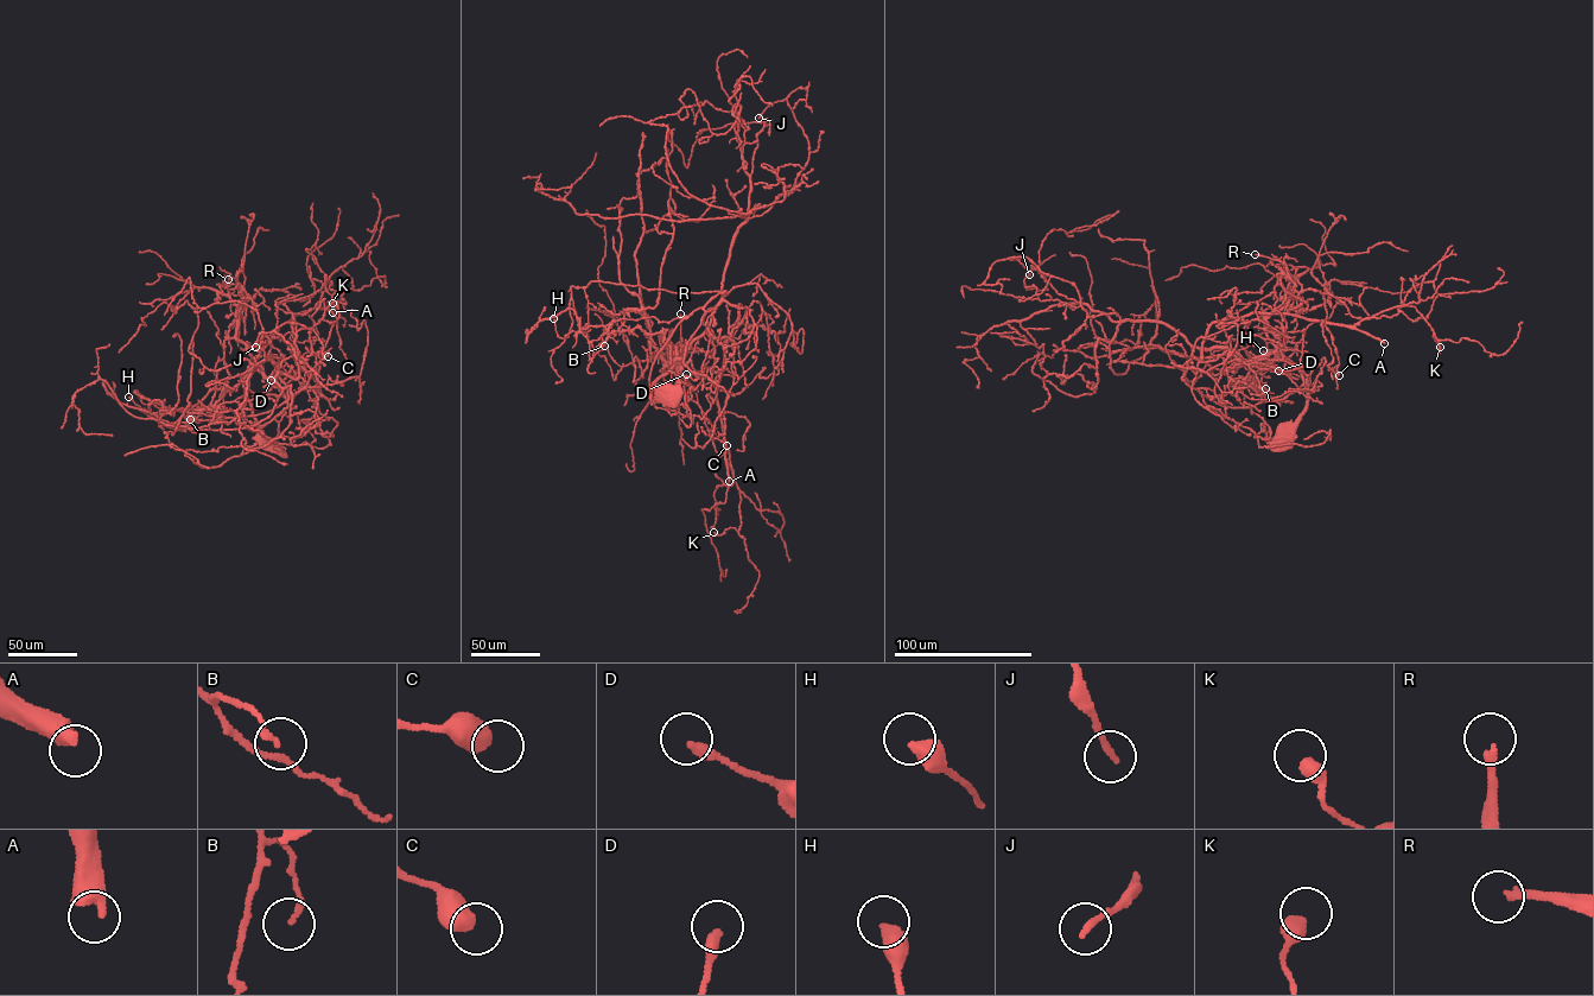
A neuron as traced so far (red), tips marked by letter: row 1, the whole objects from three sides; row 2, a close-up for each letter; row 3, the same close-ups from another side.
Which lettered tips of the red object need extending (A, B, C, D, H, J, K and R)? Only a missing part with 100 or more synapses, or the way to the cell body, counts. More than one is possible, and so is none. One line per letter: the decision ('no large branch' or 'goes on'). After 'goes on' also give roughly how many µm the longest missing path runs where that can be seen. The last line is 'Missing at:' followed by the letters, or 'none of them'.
A: goes on | 200 µm
B: no large branch
C: no large branch
D: no large branch
H: no large branch
J: no large branch
K: no large branch
R: no large branch
Missing at: A

